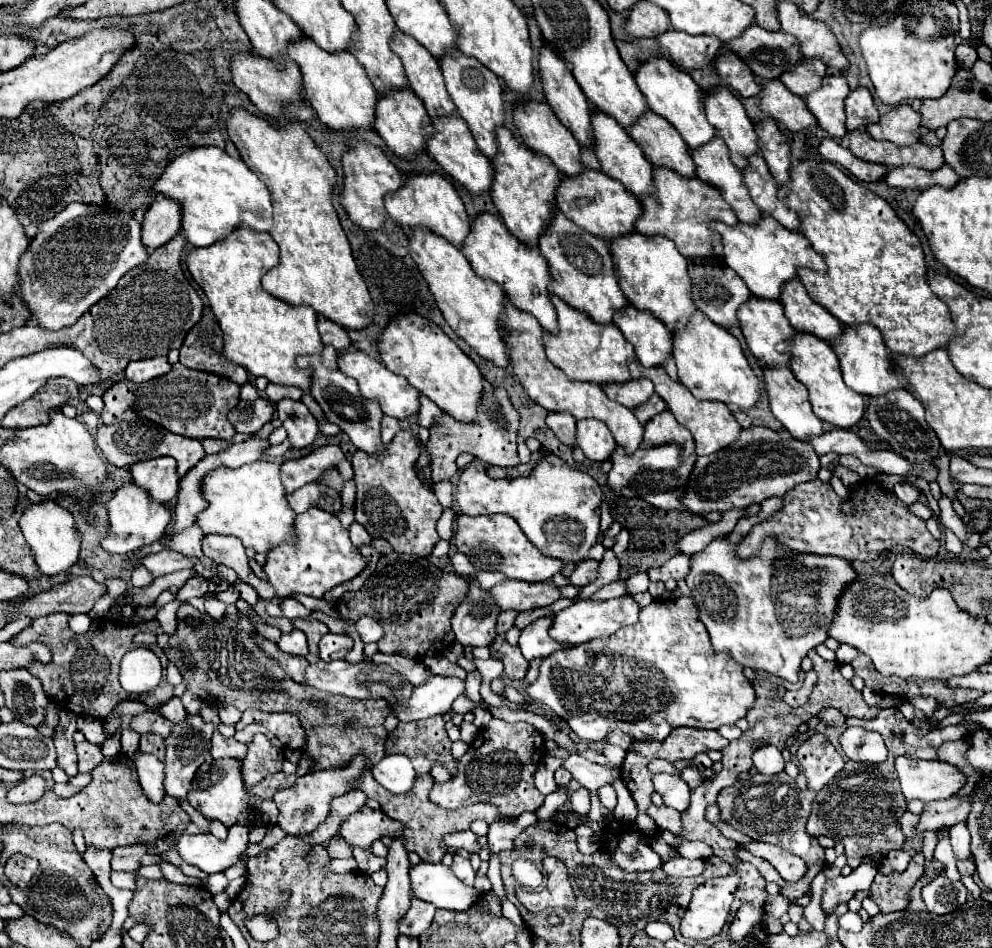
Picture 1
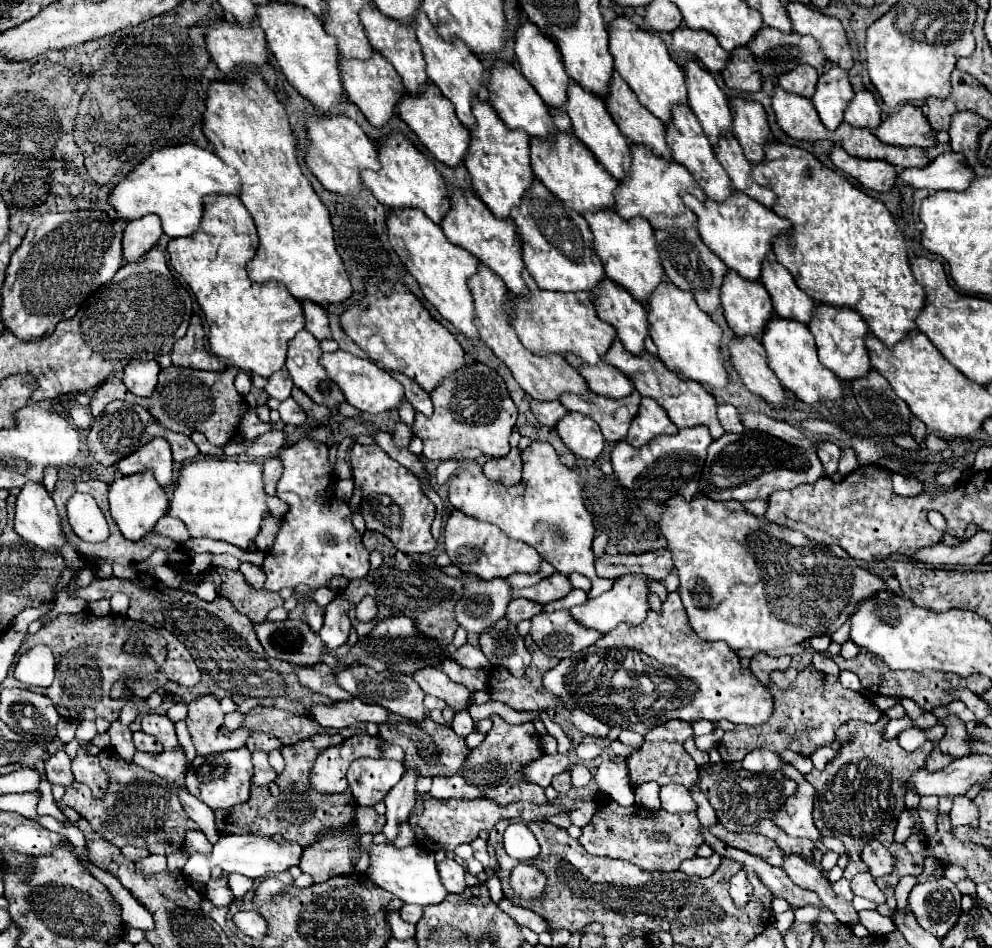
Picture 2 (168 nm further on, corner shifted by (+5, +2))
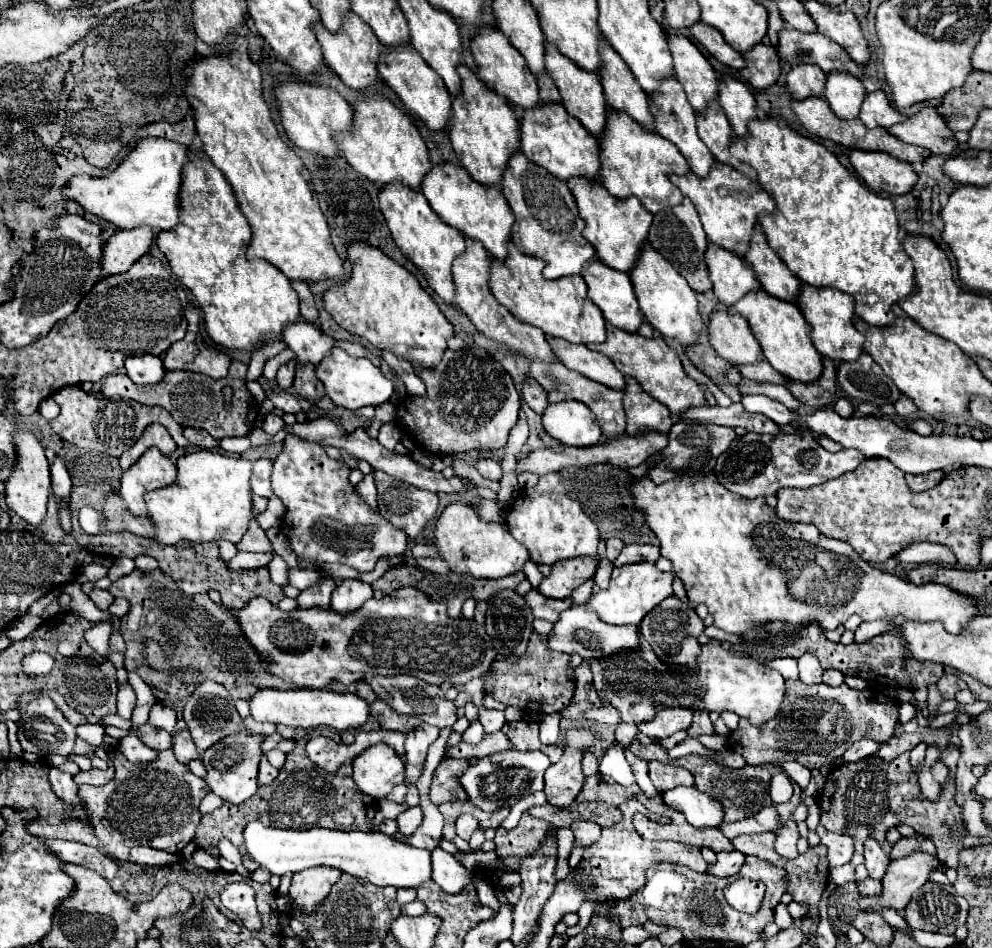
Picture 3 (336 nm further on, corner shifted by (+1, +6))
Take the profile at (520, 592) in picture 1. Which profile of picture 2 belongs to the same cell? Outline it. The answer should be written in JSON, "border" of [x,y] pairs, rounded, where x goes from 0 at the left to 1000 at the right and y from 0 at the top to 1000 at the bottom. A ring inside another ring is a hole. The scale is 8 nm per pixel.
{"border":[[[560,603],[552,610],[548,610],[546,614],[542,614],[540,618],[518,622],[518,631],[532,631],[532,633],[538,633],[542,637],[552,637],[552,635],[569,631],[575,622],[577,622],[577,616],[575,616],[573,608],[565,608]]]}

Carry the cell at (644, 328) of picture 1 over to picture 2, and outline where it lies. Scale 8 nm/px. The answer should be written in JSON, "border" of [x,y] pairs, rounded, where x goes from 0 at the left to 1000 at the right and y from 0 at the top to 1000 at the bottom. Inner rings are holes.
{"border":[[[609,293],[609,300],[605,300],[597,312],[605,338],[621,346],[623,359],[633,371],[645,373],[649,369],[649,357],[653,354],[651,323],[643,316],[637,316],[629,304],[617,300],[613,293]]]}

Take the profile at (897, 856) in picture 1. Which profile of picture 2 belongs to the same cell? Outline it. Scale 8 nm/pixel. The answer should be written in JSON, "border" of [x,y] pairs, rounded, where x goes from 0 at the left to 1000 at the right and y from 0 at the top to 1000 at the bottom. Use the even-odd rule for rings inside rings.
{"border":[[[877,886],[875,890],[871,890],[869,909],[875,914],[875,920],[879,922],[879,926],[887,926],[887,924],[895,924],[899,920],[901,907],[893,892],[889,892],[885,886]]]}

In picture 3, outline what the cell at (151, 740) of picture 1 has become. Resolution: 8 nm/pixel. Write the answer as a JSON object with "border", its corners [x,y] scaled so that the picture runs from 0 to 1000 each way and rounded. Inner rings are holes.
{"border":[[[151,764],[141,766],[137,774],[141,776],[141,781],[145,781],[145,785],[149,785],[155,791],[169,791],[173,787],[173,776],[167,770],[155,768]]]}

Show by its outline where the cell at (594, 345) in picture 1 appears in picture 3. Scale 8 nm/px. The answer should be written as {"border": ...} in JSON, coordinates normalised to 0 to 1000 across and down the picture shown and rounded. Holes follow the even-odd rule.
{"border":[[[516,255],[508,278],[496,274],[494,304],[500,316],[524,340],[544,346],[550,354],[569,357],[579,363],[605,363],[611,359],[611,338],[605,325],[593,314],[587,291],[573,291],[569,295],[548,295],[548,276],[528,270]]]}

